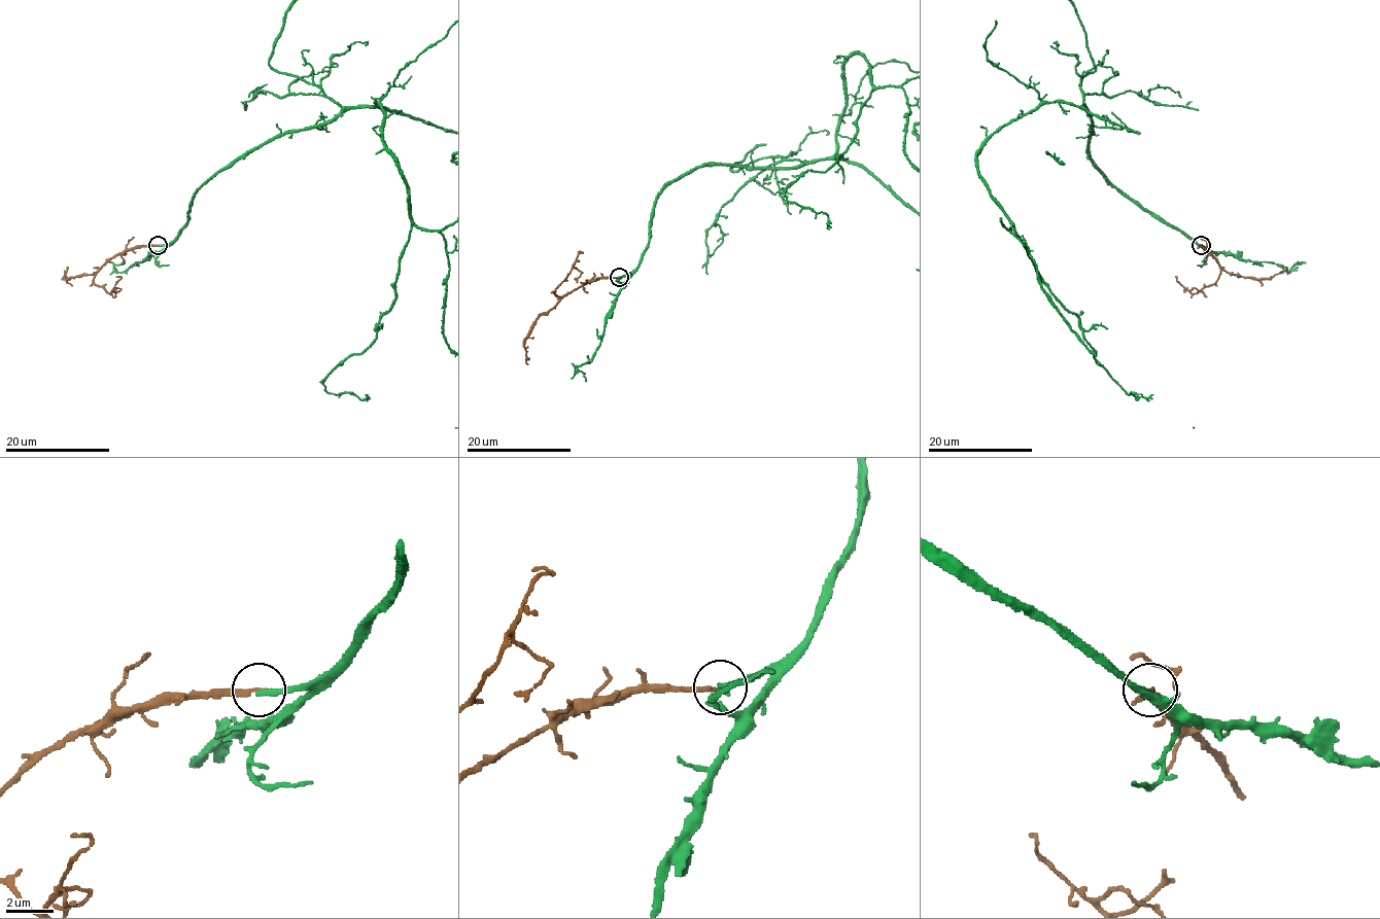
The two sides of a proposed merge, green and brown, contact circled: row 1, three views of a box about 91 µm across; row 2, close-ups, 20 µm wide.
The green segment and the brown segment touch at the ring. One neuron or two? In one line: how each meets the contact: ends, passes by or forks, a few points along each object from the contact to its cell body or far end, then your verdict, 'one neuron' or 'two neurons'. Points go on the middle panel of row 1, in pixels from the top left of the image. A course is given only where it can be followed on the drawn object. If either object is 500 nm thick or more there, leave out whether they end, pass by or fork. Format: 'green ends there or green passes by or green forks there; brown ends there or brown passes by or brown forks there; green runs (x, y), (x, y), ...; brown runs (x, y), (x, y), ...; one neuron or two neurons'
green ends there; brown ends there; brown runs (618, 277), (587, 281), (544, 312), (524, 341), (527, 364); one neuron

